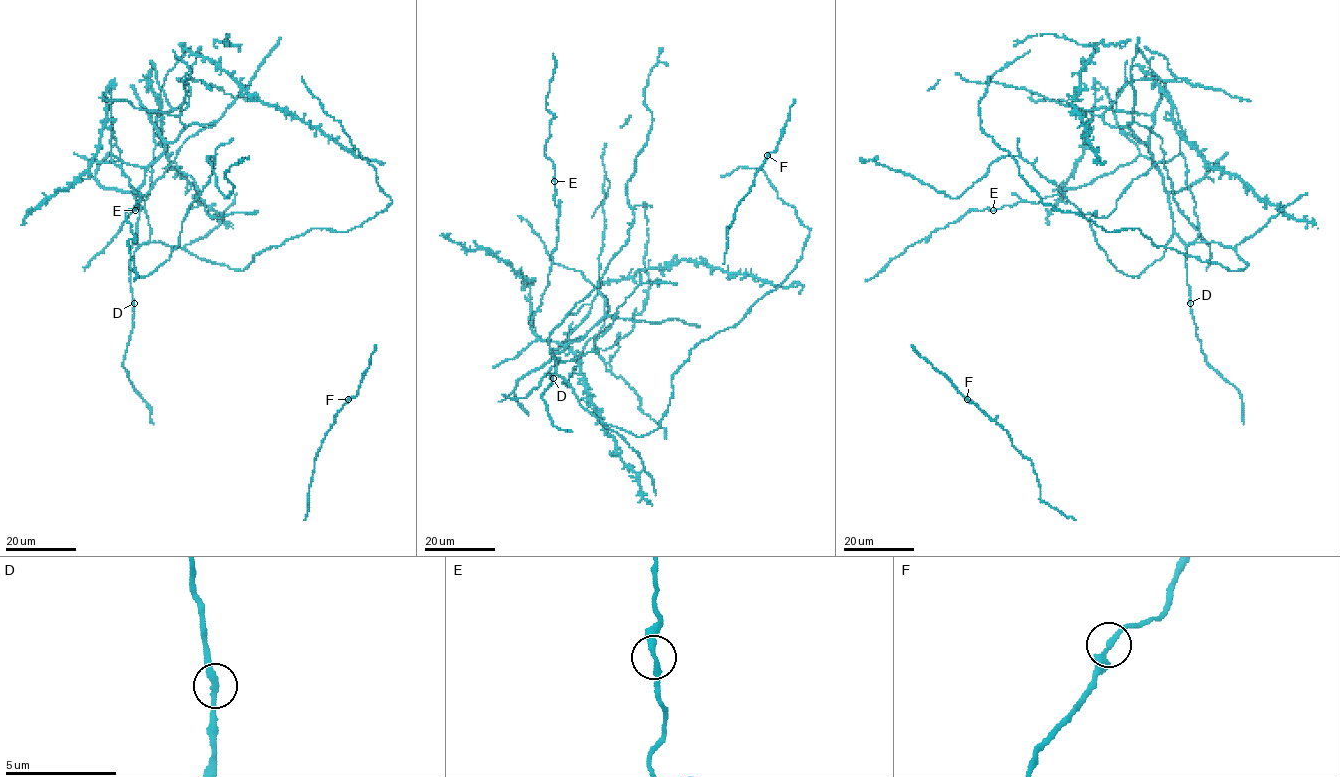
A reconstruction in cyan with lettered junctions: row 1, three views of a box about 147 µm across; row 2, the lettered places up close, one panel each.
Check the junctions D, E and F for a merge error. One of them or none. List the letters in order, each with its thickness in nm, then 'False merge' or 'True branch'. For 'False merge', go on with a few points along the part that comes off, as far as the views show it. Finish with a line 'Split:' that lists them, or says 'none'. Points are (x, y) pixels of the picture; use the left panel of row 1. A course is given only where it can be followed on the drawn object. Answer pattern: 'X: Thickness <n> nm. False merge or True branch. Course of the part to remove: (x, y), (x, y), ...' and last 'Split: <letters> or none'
D: Thickness 240 nm. True branch
E: Thickness 240 nm. True branch
F: Thickness 240 nm. True branch
Split: none

